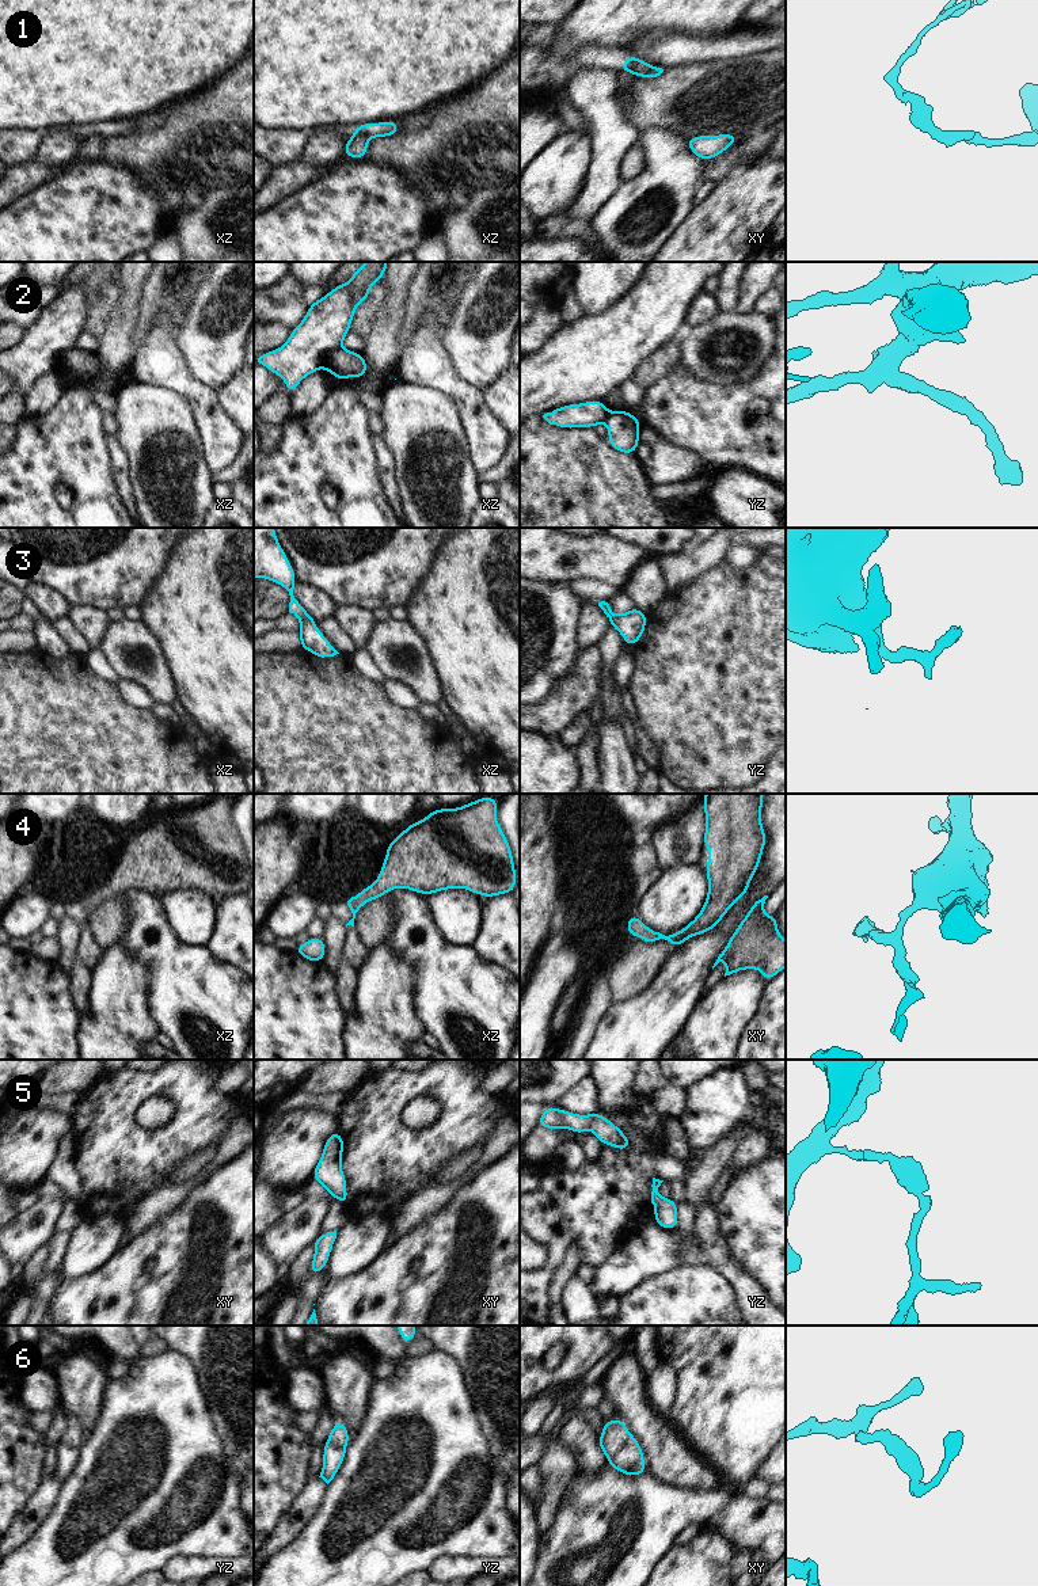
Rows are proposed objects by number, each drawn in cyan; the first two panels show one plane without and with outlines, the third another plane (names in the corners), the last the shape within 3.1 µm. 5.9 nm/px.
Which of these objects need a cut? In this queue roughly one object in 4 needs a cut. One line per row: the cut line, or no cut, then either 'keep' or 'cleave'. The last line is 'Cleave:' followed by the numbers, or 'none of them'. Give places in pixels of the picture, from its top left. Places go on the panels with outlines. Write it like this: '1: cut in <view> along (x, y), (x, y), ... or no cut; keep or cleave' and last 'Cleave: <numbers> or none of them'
1: cut in xz along (354, 132), (368, 139); cleave
2: cut in xz along (339, 346), (335, 352), (327, 352), (322, 357), (320, 366); cleave
3: no cut; keep
4: no cut; keep
5: no cut; keep
6: no cut; keep
Cleave: 1, 2

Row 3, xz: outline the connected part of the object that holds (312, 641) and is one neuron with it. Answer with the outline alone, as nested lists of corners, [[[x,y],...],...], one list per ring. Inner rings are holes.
[[[254,528],[254,579],[265,578],[289,592],[289,612],[300,621],[300,646],[319,659],[339,654],[328,639],[316,627],[316,620],[294,598],[293,589],[297,583],[294,570],[282,549],[274,528]]]

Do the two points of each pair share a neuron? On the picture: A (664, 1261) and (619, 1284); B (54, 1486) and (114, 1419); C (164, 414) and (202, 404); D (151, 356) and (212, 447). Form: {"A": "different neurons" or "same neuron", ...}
{"A": "same neuron", "B": "different neurons", "C": "different neurons", "D": "same neuron"}

